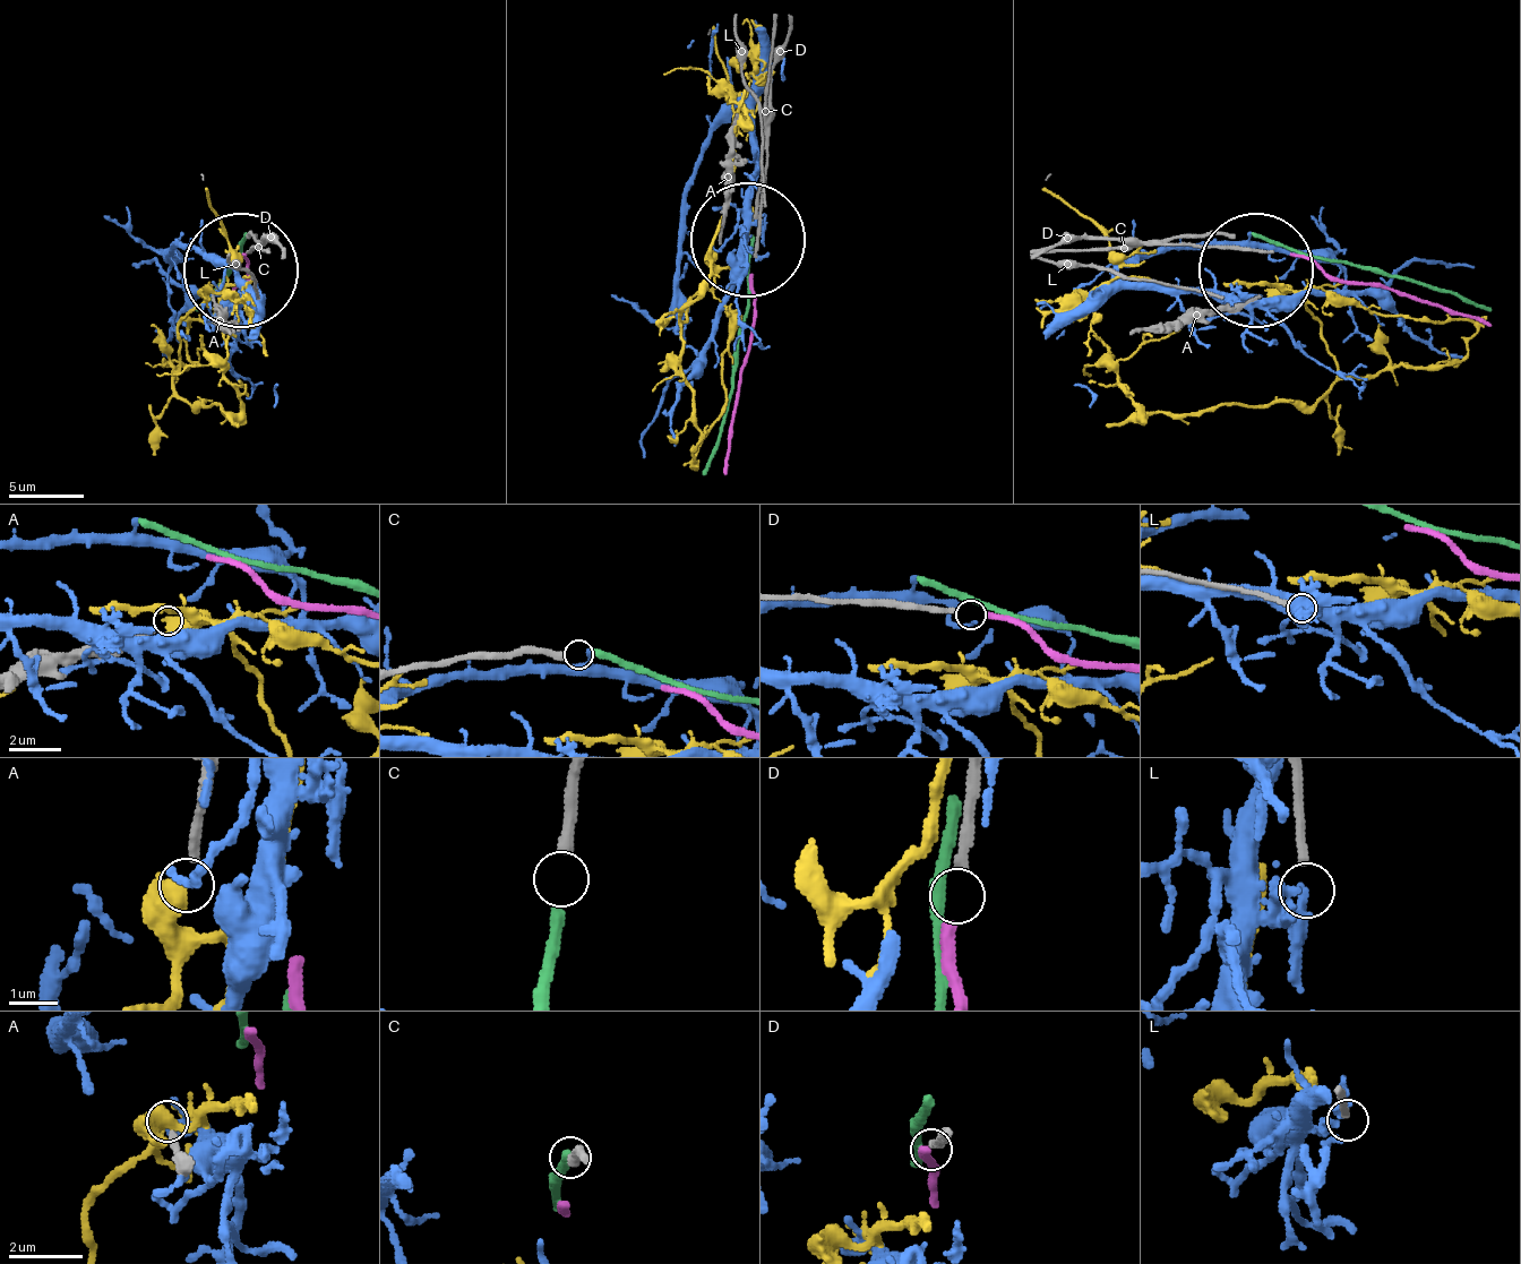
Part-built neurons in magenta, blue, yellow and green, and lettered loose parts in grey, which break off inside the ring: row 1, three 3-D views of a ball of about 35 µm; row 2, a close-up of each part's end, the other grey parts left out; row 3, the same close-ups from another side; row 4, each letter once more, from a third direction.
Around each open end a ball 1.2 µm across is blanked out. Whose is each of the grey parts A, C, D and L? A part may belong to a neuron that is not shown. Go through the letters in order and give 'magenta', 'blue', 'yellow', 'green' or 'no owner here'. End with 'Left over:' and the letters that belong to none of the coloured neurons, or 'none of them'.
A: no owner here
C: green
D: magenta
L: no owner here
Left over: A, L

